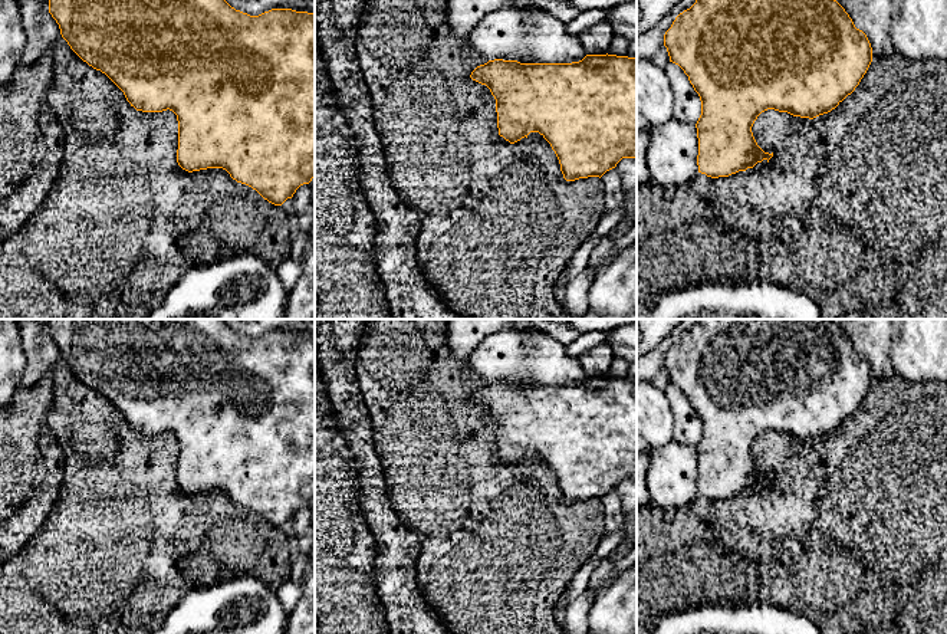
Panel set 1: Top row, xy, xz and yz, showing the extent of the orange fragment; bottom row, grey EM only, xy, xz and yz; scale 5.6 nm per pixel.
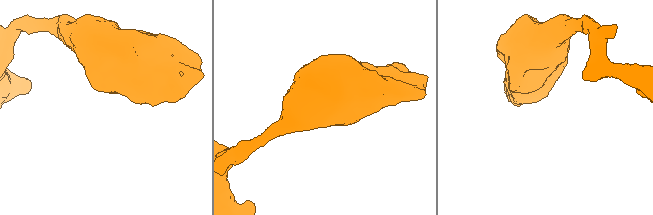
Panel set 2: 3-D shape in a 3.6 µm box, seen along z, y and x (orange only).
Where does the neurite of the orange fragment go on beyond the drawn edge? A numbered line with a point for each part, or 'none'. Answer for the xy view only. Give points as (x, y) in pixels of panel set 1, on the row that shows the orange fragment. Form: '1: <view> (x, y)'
none

